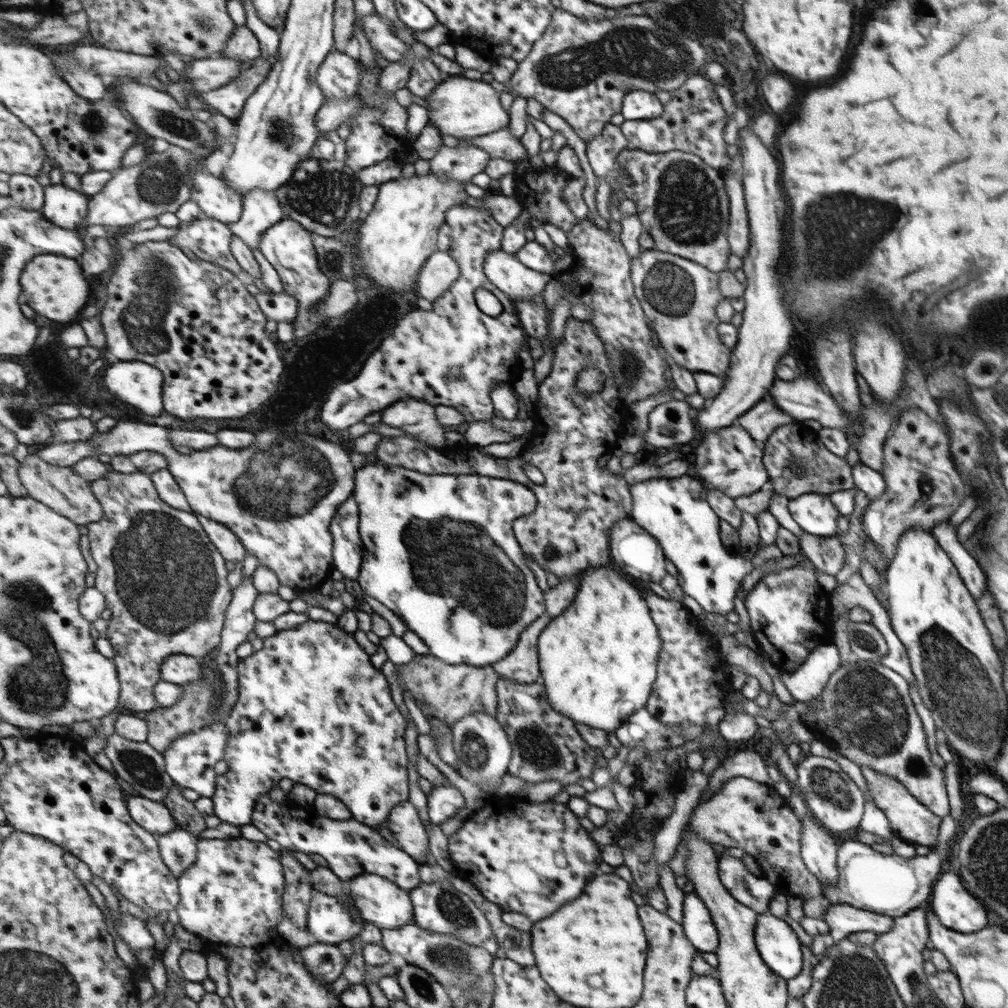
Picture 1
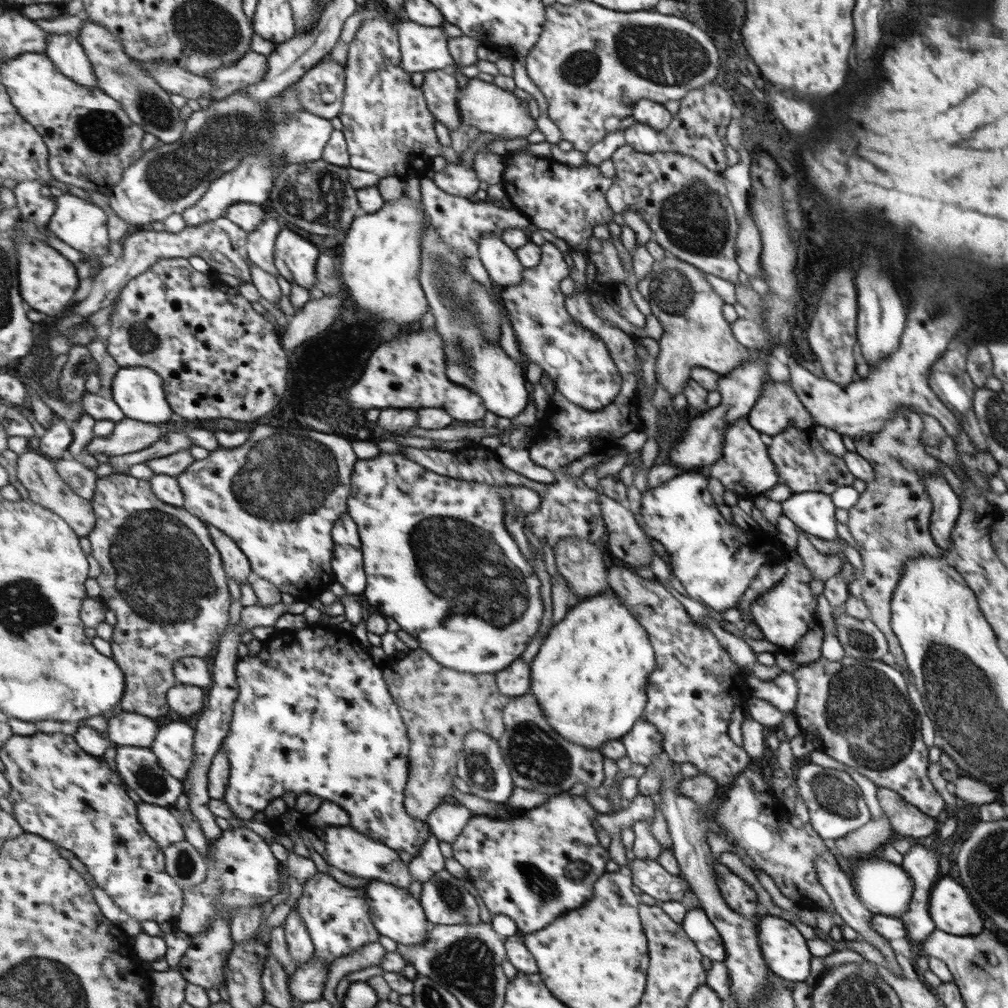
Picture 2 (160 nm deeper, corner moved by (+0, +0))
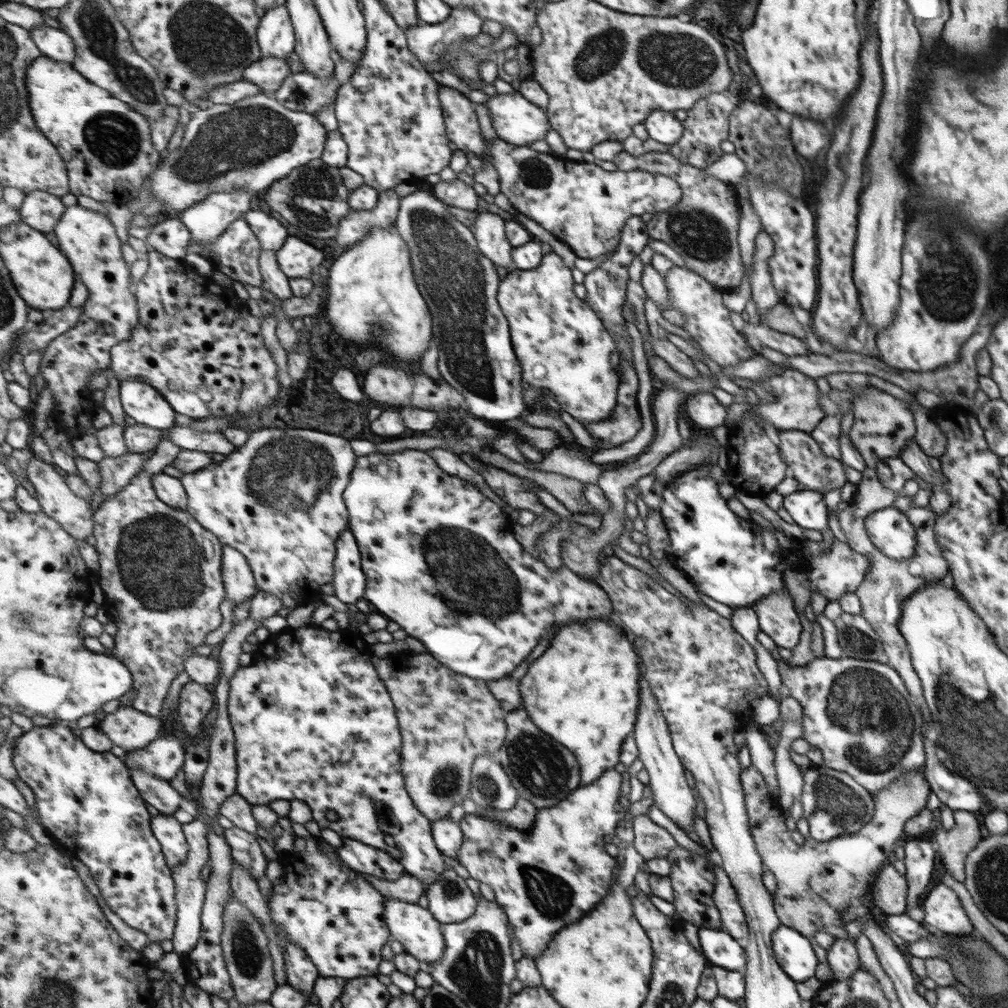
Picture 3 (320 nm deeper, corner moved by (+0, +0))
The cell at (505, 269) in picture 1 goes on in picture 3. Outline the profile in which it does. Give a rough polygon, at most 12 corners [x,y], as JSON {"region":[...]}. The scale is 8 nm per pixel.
{"region":[[479,209],[479,248],[504,274],[515,250],[499,214]]}

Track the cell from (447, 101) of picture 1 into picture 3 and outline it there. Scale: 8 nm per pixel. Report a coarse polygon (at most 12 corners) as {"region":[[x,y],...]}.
{"region":[[519,92],[489,97],[498,136],[517,146],[547,138],[548,111]]}

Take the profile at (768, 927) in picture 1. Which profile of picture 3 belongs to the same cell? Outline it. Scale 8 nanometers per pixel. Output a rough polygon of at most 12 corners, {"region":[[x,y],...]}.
{"region":[[788,925],[771,936],[776,960],[797,982],[813,976],[809,942]]}

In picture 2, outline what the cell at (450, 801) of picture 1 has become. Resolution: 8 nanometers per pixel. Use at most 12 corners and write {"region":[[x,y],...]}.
{"region":[[444,803],[426,823],[440,841],[453,844],[473,812]]}

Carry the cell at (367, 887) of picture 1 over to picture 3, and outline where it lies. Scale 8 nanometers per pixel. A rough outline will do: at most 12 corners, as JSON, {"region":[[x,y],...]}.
{"region":[[385,898],[395,940],[424,966],[444,959],[443,924],[428,908]]}

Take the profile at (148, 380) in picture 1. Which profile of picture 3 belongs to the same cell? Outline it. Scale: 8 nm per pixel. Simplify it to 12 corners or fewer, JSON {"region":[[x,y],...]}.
{"region":[[121,381],[126,414],[165,431],[180,420],[173,405],[148,381]]}

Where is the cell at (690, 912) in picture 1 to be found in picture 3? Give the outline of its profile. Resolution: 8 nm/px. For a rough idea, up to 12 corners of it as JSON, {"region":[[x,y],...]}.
{"region":[[698,928],[709,962],[731,971],[747,965],[729,933]]}

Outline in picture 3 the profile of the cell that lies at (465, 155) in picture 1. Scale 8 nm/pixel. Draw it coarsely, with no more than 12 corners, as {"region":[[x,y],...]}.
{"region":[[463,180],[433,186],[434,194],[446,204],[463,210],[479,210],[477,190]]}

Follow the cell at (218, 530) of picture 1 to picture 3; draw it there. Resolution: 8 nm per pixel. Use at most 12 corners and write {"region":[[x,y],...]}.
{"region":[[224,545],[226,599],[243,604],[260,591],[244,554]]}

